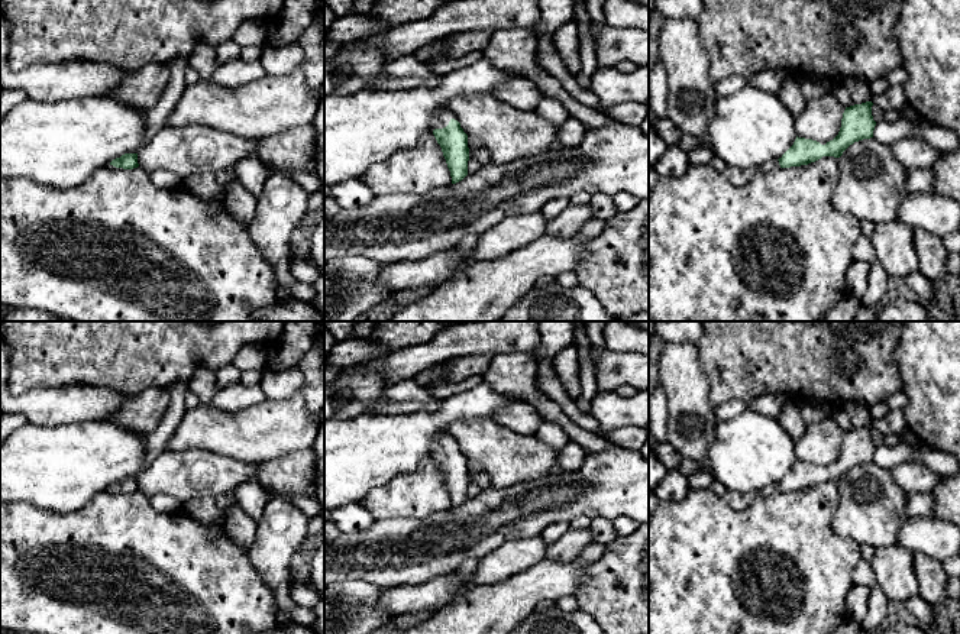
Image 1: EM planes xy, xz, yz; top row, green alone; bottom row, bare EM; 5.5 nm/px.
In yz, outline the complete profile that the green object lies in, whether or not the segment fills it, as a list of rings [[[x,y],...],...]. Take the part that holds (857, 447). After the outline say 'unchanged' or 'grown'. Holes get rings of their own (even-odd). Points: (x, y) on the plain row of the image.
[[[866,426],[846,431],[838,459],[825,469],[796,460],[793,469],[778,485],[759,491],[759,496],[808,489],[822,481],[840,482],[854,466],[873,462],[876,446],[872,440],[872,430],[872,426]]] | grown

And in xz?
[[[439,437],[433,443],[433,453],[450,495],[452,508],[456,508],[468,499],[468,459],[460,452],[460,447],[447,437]]] | grown

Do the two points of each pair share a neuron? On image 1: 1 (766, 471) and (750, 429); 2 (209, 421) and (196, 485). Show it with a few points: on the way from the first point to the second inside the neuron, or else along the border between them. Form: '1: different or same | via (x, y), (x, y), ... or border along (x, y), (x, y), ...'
1: same | via (760, 461), (752, 450), (750, 439)
2: different | border along (168, 450), (207, 449), (236, 459)

